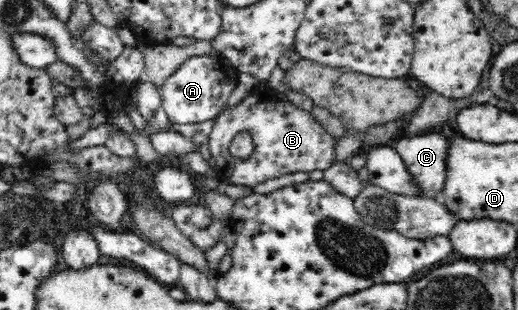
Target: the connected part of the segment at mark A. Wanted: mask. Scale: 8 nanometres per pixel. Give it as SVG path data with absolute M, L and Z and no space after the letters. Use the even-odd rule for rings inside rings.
M216 50L184 60L179 69L158 88L161 106L169 122L198 124L206 120L215 120L228 107L228 98L238 82L238 76L239 73L232 68L229 60Z

